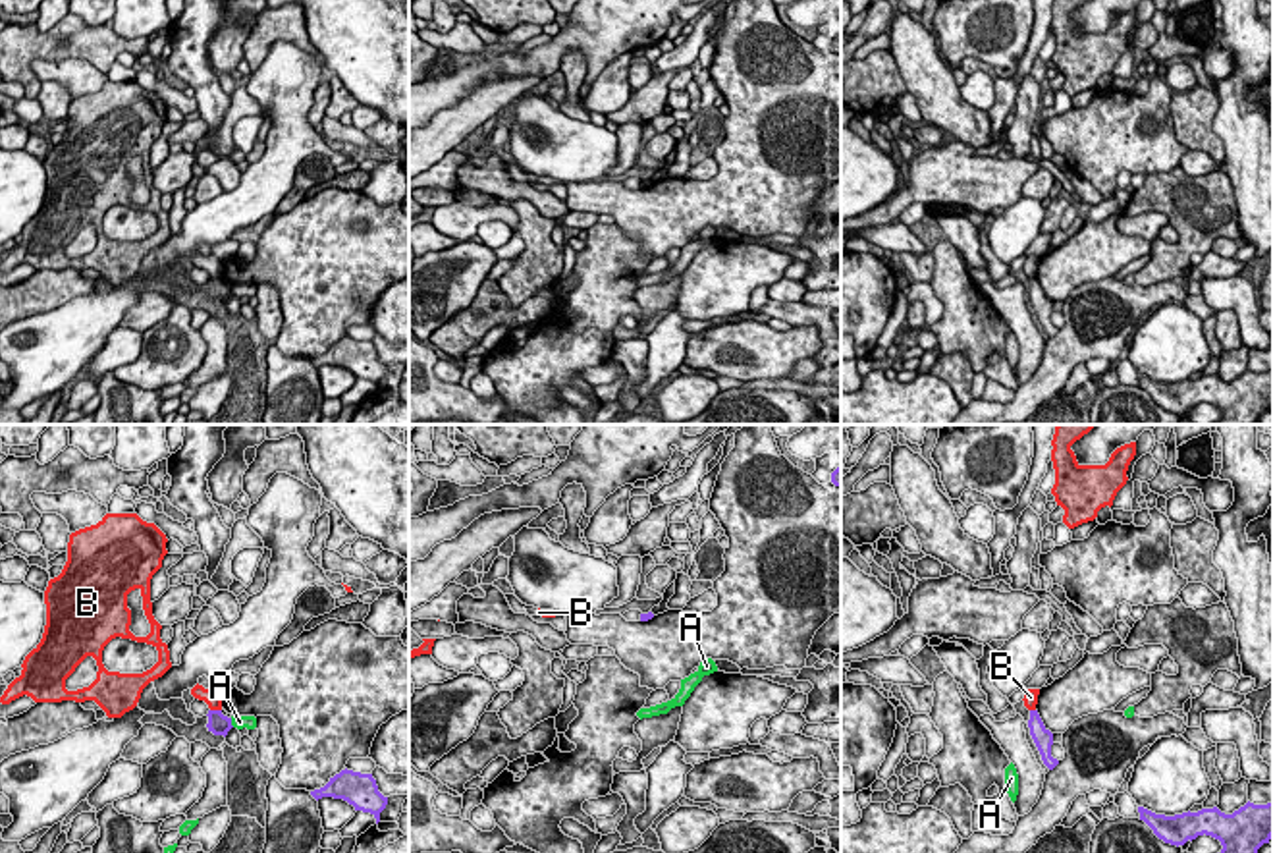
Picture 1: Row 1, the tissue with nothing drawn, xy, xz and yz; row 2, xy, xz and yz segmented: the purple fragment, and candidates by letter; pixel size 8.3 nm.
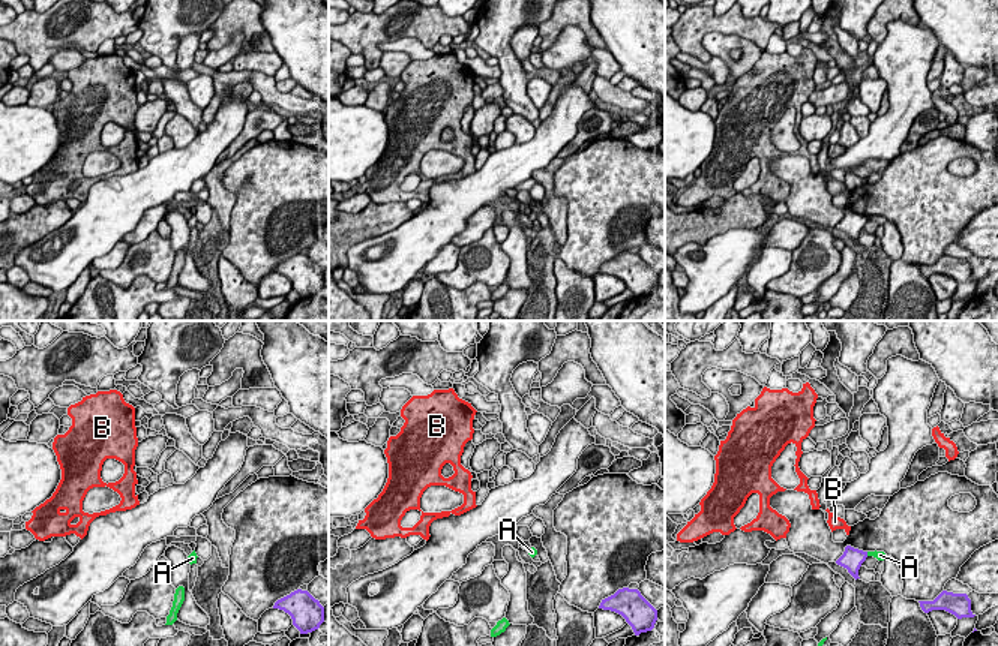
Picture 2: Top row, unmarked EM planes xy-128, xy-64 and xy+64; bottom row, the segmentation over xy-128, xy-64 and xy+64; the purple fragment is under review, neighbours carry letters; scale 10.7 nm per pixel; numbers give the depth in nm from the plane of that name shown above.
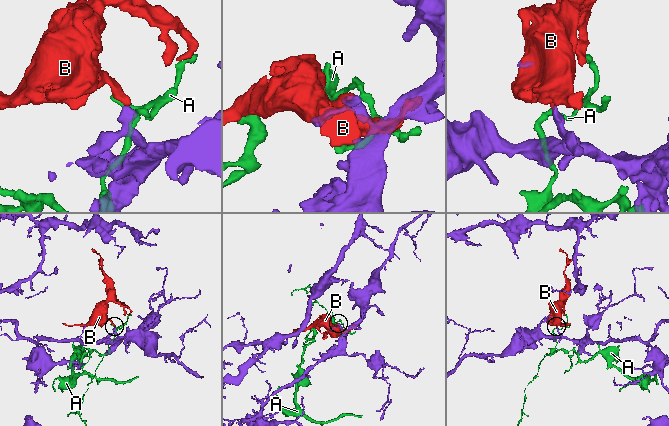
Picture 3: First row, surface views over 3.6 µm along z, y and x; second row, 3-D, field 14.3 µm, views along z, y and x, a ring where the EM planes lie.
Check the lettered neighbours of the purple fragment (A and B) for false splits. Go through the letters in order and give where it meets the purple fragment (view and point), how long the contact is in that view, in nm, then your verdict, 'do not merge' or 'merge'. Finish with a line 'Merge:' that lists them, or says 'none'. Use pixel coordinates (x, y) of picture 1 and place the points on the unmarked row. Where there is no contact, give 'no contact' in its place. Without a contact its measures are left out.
A: xy (230, 290) | 90 nm | do not merge
B: xy (216, 278) | 100 nm | do not merge
Merge: none

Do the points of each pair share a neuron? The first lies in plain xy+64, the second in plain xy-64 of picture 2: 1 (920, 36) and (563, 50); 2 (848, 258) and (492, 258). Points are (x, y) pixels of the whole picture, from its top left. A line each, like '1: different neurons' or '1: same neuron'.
1: same neuron
2: different neurons

